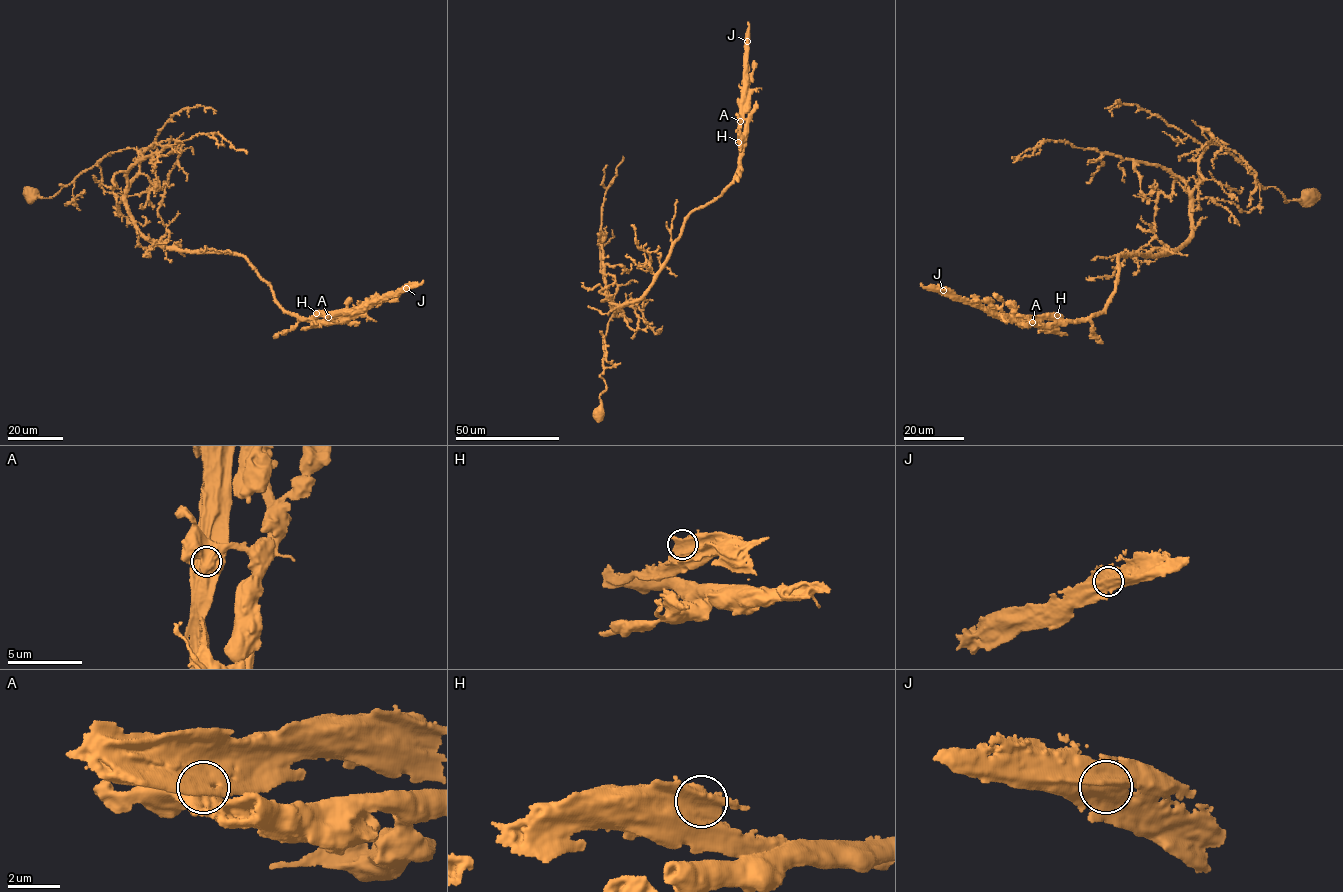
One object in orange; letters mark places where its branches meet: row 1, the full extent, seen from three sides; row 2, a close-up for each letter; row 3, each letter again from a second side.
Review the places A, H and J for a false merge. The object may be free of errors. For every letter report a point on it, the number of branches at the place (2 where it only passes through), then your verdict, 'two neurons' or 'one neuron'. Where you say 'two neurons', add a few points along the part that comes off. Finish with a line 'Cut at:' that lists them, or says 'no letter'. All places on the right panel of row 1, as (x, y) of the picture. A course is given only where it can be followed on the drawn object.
A: place (1032, 322); branches 2; two neurons; course (1032, 322), (1006, 318), (1005, 315), (977, 307), (920, 283)
H: place (1057, 315); branches 2; one neuron
J: place (943, 290); branches 2; one neuron
Cut at: A

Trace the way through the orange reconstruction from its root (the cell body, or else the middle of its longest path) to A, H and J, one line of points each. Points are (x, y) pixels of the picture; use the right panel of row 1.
A: (1310, 194), (1286, 202), (1222, 146), (1207, 145), (1185, 242), (1160, 255), (1120, 254), (1102, 311), (1032, 322)
H: (1310, 194), (1286, 202), (1222, 146), (1207, 145), (1185, 242), (1160, 255), (1121, 254), (1102, 311), (1057, 315)
J: (1310, 194), (1286, 202), (1210, 144), (1189, 237), (1160, 255), (1120, 254), (1102, 311), (1008, 315), (943, 290)

